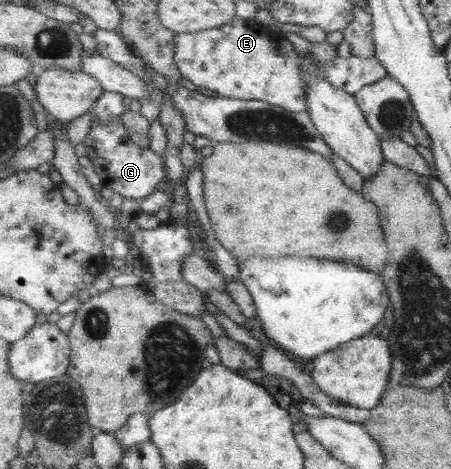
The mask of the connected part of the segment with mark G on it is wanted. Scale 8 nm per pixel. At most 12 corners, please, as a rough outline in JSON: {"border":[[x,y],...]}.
{"border":[[91,117],[84,146],[104,186],[137,202],[167,177],[122,117]]}

